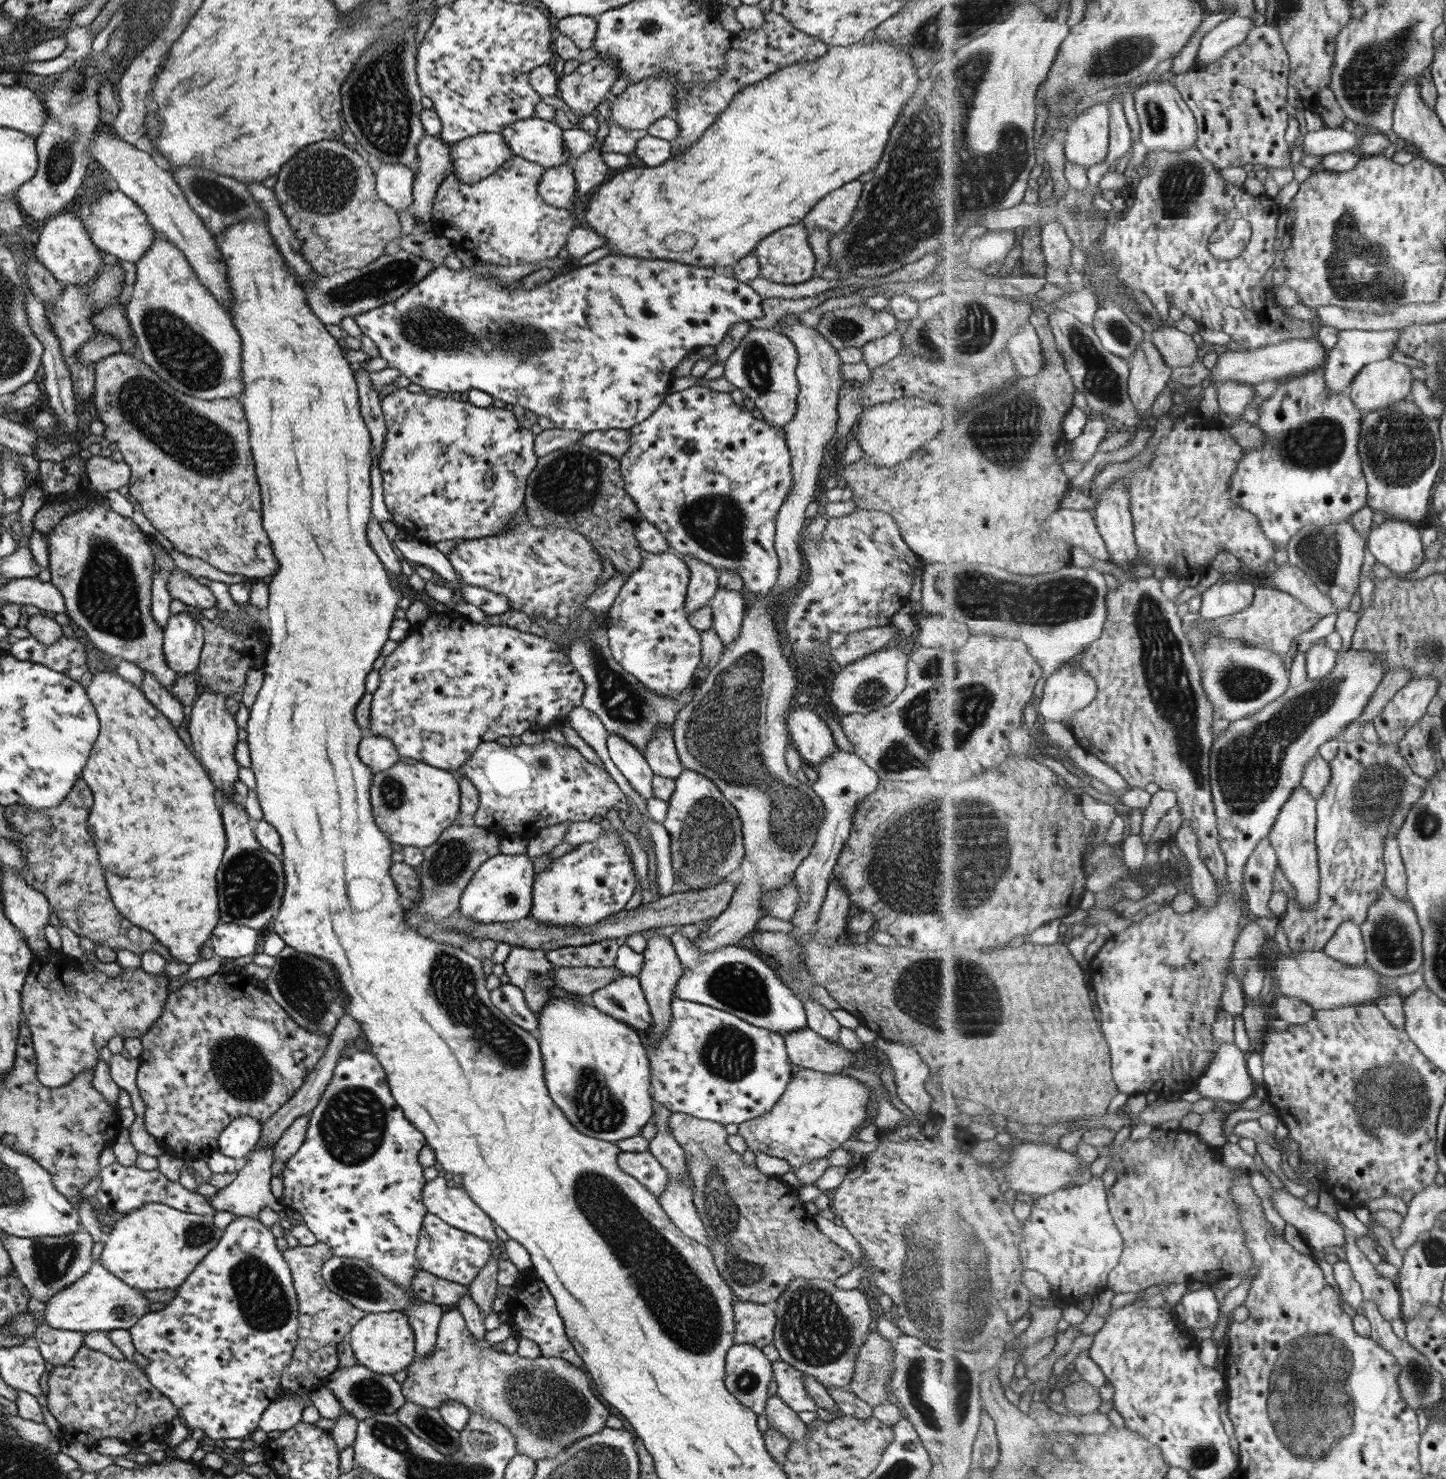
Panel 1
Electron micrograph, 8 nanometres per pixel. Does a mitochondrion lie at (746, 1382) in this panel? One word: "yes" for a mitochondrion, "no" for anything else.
yes

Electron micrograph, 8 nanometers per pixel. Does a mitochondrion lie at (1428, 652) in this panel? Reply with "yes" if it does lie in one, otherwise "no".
yes

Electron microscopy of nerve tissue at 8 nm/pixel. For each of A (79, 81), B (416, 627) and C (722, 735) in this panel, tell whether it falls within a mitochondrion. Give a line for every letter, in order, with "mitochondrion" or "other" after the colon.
A: mitochondrion
B: other
C: mitochondrion

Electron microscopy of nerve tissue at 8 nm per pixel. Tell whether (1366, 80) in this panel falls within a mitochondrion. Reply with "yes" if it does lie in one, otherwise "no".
yes

